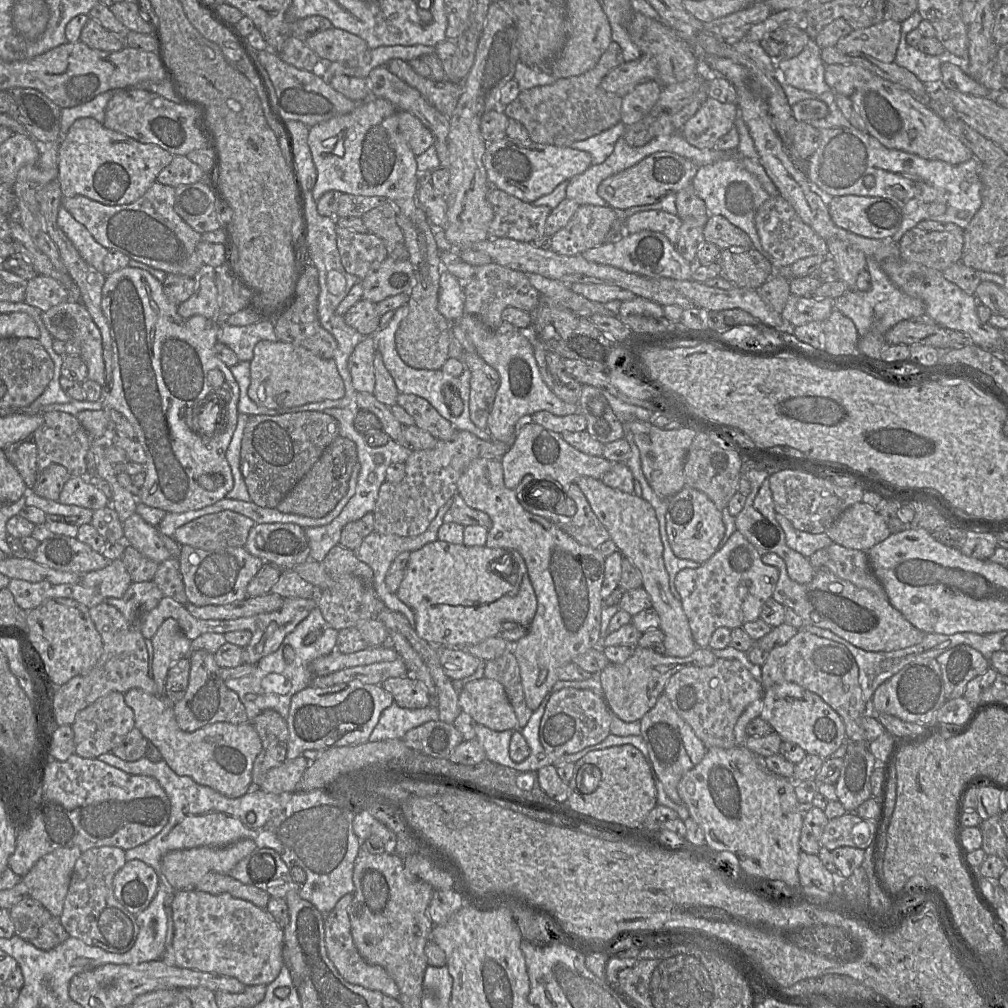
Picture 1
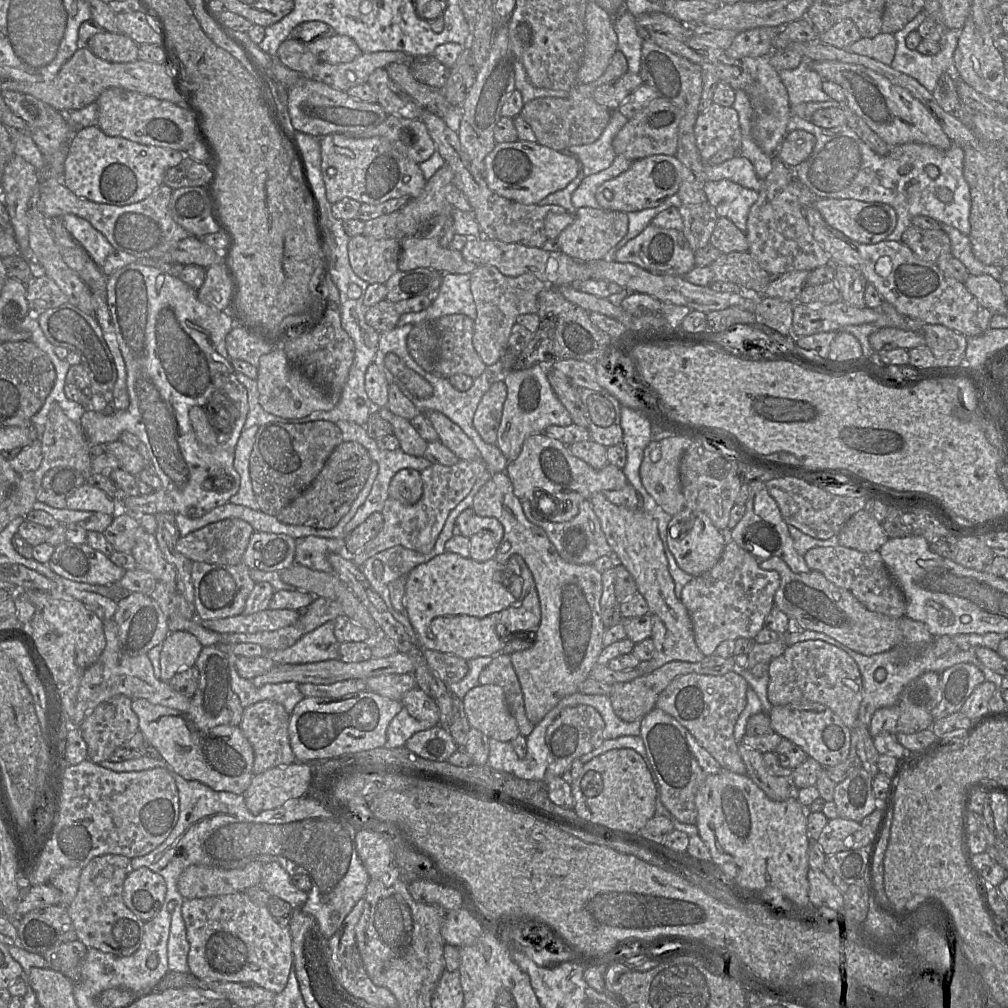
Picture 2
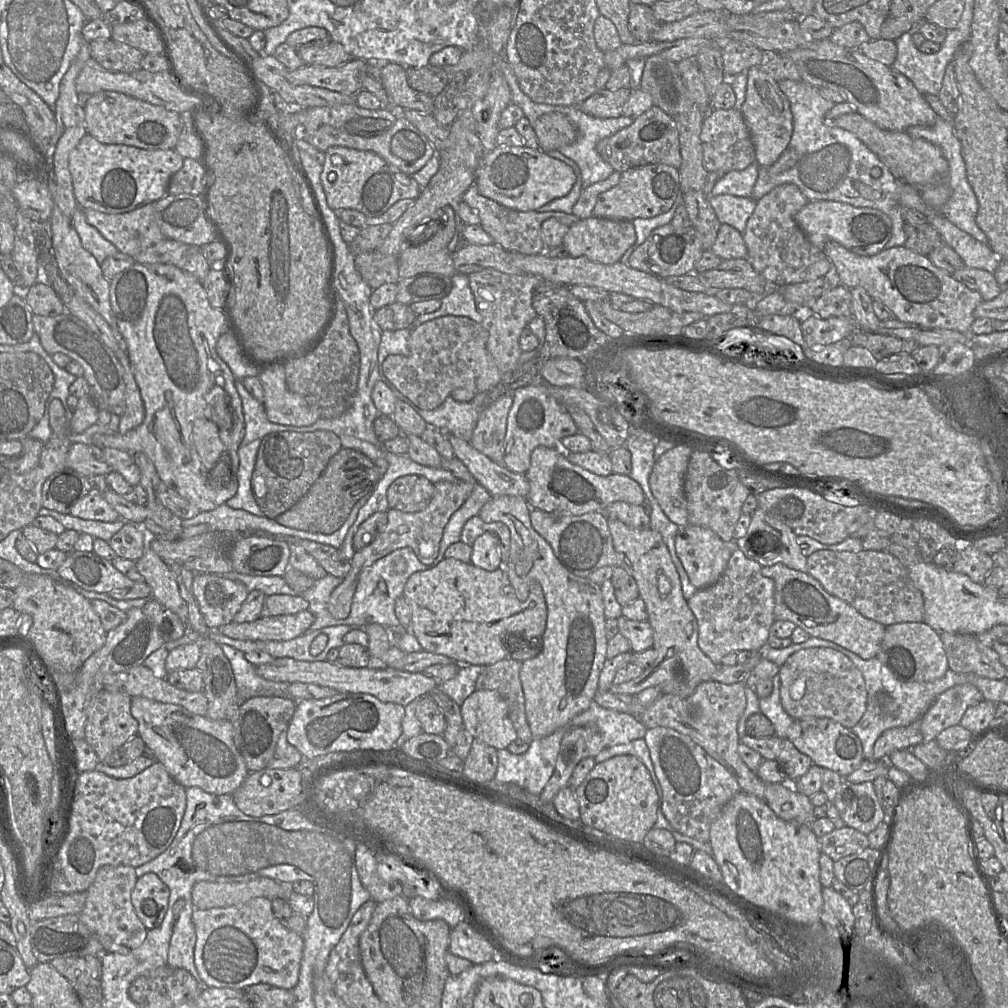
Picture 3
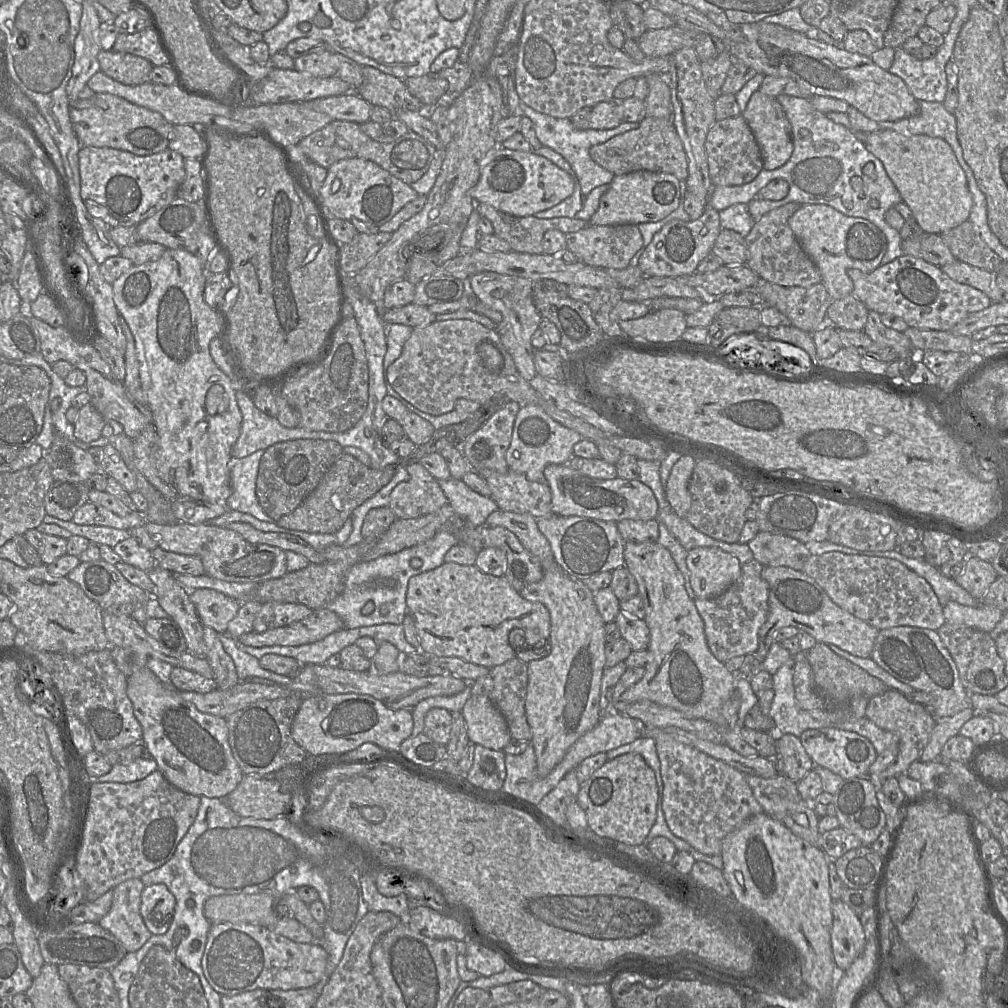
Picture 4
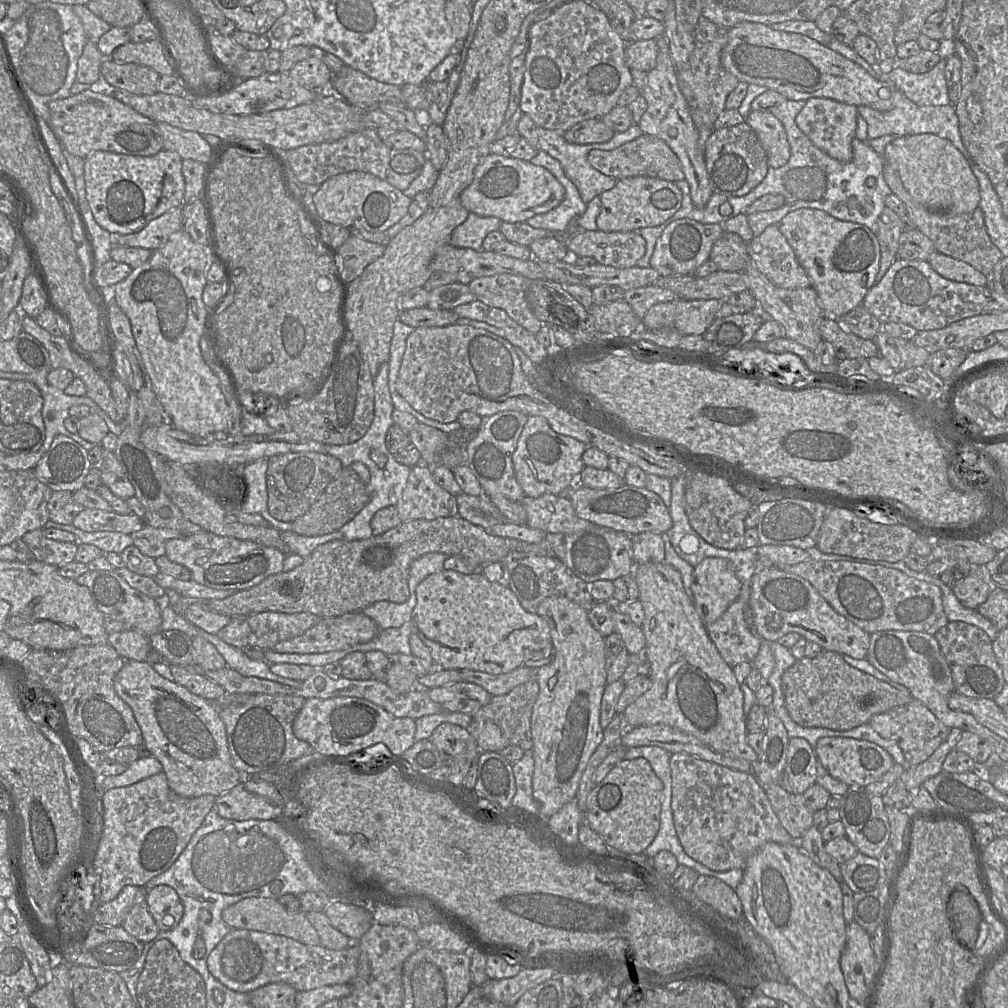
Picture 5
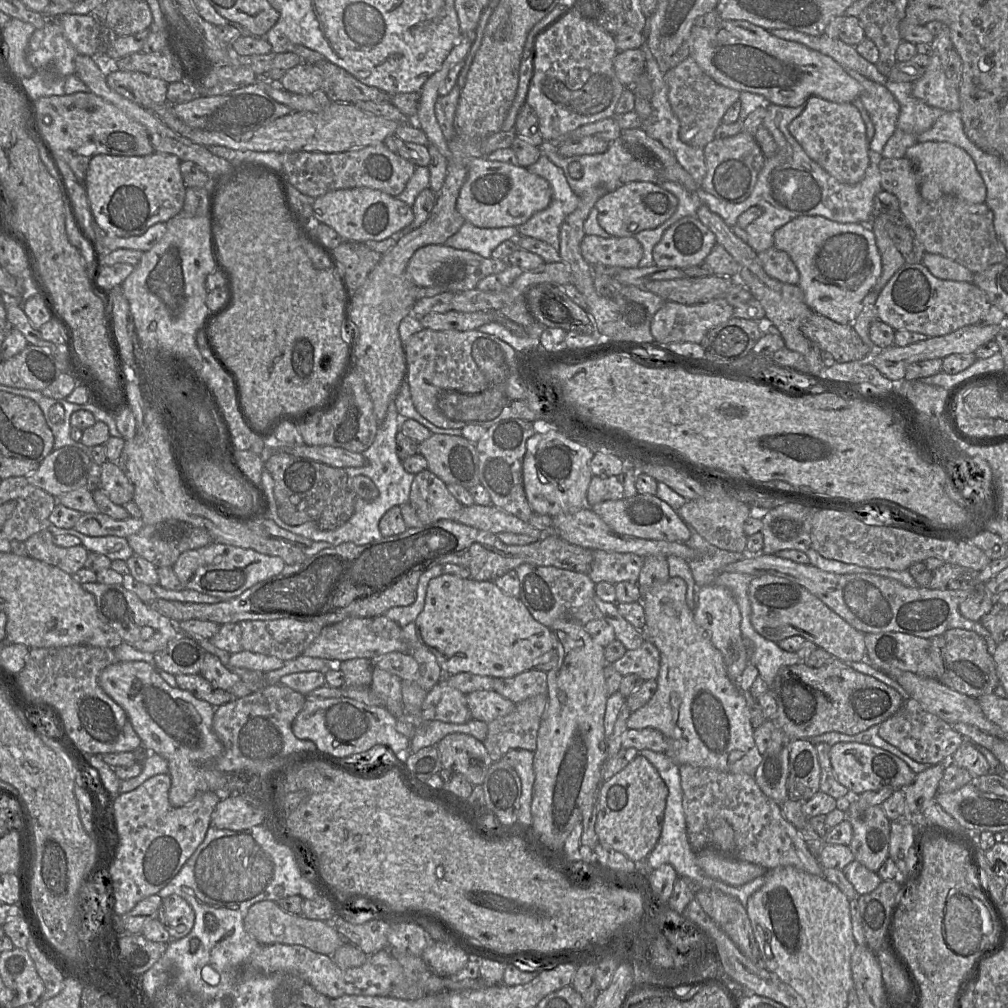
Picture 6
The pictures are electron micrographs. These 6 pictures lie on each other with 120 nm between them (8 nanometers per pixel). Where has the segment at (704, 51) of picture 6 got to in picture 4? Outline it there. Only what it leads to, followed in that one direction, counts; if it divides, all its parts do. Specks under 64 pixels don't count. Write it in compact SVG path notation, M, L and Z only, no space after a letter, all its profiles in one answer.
M756 22L740 26L744 34L744 41L732 46L733 58L743 62L765 75L786 77L794 80L799 87L814 96L829 96L845 101L856 108L867 118L876 122L894 122L918 114L919 101L908 90L905 82L888 70L877 66L870 57L852 53L842 46L831 45L819 41L812 34L803 34L779 24Z

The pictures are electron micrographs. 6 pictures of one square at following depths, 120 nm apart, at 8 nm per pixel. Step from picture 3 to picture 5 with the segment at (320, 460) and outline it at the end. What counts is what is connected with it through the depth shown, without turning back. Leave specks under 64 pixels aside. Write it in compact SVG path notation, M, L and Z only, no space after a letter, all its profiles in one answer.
M295 452L268 458L268 510L277 520L292 523L304 515L342 470L340 460L327 453Z

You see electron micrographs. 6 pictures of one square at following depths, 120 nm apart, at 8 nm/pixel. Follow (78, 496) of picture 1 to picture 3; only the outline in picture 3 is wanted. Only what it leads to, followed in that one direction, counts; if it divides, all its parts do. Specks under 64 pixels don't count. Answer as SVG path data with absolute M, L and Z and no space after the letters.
M90 490L87 495L78 500L71 508L70 514L85 520L97 520L102 522L115 522L120 515L105 500L103 493Z

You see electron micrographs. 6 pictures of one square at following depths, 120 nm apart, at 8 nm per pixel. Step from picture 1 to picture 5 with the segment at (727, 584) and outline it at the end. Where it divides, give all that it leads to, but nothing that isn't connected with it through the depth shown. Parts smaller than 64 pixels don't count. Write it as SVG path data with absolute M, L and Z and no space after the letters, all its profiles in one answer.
M737 598L719 619L706 627L721 657L732 668L742 662L753 662L760 650L761 640L751 633L747 625L748 608L748 604Z

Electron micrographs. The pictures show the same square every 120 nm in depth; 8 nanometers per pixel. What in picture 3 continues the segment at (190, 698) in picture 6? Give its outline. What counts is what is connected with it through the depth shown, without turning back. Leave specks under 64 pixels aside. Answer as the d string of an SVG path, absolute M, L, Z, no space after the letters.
M142 696L132 697L131 714L138 721L138 735L155 752L156 761L184 788L199 787L210 794L232 795L250 773L236 747L230 720L212 720L180 705Z

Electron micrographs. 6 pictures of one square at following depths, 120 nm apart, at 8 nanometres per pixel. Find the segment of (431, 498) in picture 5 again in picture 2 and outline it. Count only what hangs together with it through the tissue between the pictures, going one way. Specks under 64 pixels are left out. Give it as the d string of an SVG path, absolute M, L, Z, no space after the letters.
M412 468L399 470L391 479L388 495L403 505L413 505L423 494L420 472Z

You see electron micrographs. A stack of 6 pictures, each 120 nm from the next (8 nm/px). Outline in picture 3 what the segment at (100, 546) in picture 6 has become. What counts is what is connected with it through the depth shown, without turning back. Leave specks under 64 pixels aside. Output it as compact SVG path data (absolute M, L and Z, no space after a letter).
M41 507L39 510L41 516L51 516L60 522L65 529L75 530L79 533L91 535L93 538L99 538L107 542L123 527L125 521L119 519L115 522L102 522L97 520L85 520L74 517L71 514L61 514L57 511Z

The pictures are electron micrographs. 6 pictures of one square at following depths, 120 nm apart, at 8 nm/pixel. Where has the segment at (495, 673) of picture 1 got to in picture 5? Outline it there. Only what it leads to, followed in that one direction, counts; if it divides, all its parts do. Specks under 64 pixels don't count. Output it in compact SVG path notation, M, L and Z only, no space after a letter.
M537 680L521 684L509 693L492 697L489 704L476 711L474 721L491 720L501 730L507 745L515 745L522 750L532 749L531 715L538 698Z

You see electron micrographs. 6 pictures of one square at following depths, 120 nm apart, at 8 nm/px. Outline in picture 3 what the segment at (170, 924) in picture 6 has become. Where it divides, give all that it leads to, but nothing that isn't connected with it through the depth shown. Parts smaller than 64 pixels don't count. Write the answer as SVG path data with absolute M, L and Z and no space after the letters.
M155 873L138 877L131 892L131 902L147 930L158 928L162 924L169 897L168 886Z

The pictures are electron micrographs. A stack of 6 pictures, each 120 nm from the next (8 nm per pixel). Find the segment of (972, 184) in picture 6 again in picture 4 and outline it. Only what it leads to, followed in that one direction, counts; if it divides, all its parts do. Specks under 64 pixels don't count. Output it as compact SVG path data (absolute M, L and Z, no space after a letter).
M885 129L869 133L865 147L876 156L911 209L924 232L942 234L968 220L973 199L964 170L951 146L942 138L903 135Z

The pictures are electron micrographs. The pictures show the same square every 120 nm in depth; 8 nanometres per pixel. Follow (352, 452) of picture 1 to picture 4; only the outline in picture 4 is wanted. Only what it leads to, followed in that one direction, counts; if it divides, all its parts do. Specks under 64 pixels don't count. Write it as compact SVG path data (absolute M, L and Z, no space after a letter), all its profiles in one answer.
M343 452L308 497L294 511L276 520L277 525L308 533L335 533L342 528L358 506L389 483L396 471L397 465L374 469L364 465L354 456Z

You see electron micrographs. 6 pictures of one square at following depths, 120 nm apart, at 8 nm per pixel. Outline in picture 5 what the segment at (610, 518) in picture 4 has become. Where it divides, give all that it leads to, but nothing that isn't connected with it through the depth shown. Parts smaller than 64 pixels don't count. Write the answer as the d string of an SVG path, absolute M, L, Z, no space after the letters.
M624 483L618 488L593 489L578 484L569 492L569 499L580 518L630 536L643 532L665 534L673 524L669 509L662 499L646 487Z

